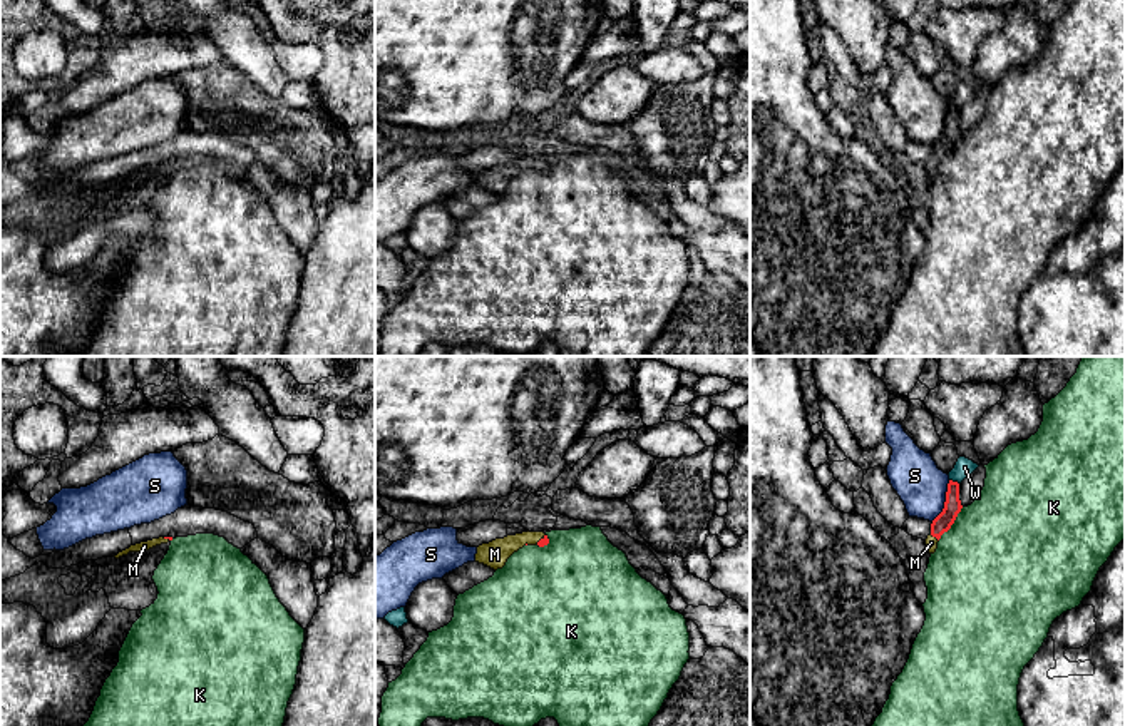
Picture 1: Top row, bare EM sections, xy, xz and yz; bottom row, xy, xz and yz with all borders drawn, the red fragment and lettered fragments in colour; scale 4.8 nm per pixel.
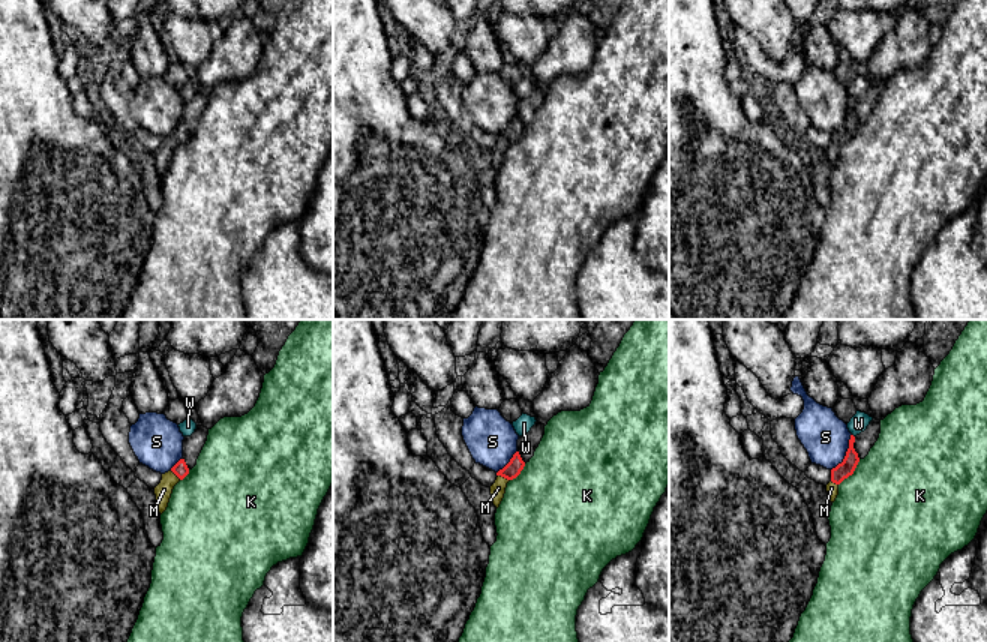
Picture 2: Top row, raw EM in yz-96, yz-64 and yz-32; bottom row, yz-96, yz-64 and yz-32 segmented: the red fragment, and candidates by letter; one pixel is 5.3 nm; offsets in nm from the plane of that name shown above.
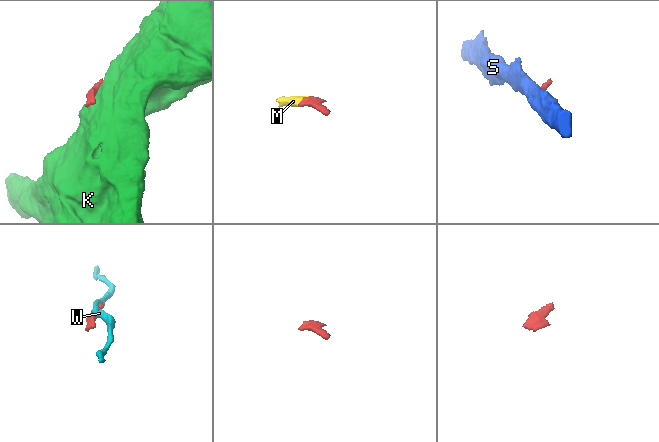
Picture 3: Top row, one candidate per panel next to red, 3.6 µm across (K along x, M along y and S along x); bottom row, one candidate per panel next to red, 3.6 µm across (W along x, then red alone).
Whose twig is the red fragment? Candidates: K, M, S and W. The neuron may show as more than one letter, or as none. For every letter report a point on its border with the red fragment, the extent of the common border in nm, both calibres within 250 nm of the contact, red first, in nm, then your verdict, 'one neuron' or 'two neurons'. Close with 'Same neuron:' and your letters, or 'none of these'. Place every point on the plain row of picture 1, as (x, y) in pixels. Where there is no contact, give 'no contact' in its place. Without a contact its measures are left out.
K: yz (953, 148) | 200 nm | 90/500 nm | two neurons
M: yz (934, 161) | 60 nm | 90/60 nm | one neuron
S: yz (946, 126) | 220 nm | 90/240 nm | two neurons
W: yz (955, 107) | 50 nm | 90/90 nm | two neurons
Same neuron: M

